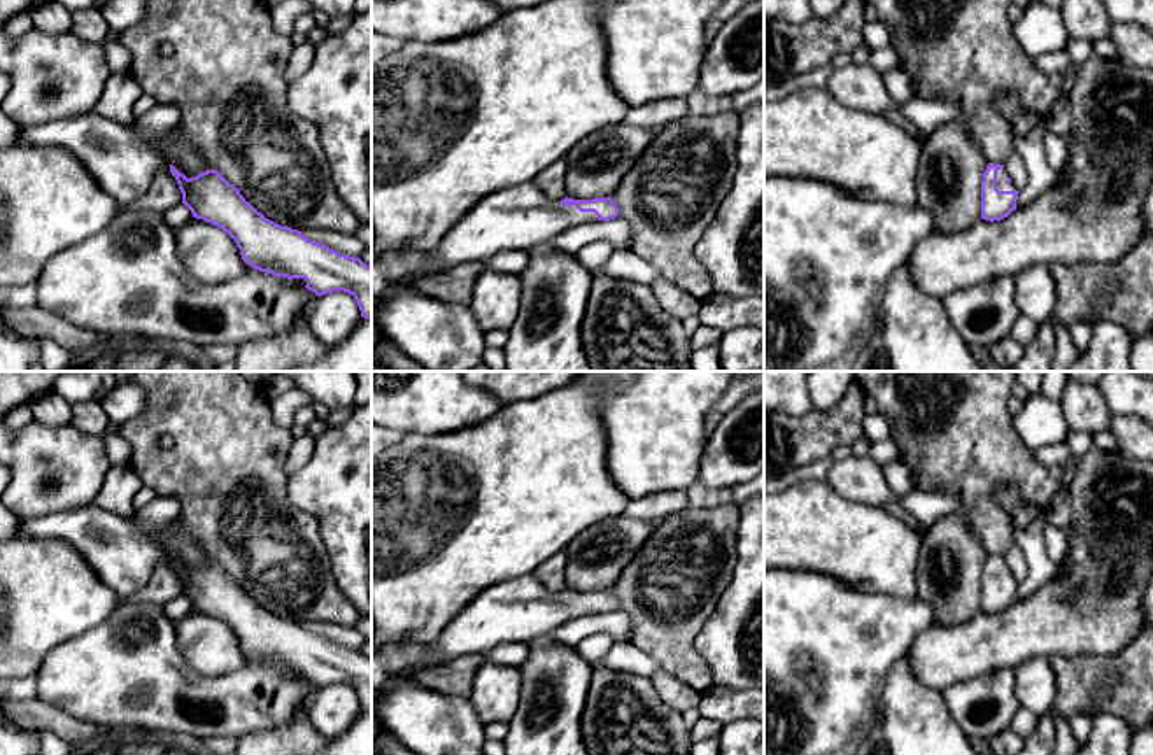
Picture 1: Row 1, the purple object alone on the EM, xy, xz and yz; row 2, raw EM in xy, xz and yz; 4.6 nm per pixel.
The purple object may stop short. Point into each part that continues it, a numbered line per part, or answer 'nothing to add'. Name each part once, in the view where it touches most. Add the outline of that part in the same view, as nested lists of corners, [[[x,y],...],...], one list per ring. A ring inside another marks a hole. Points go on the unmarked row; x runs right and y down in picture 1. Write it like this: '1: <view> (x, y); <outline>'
1: xz (517, 610); [[[534,573],[503,580],[475,596],[435,645],[405,641],[371,650],[371,695],[417,662],[487,655],[501,643],[529,643],[538,636],[550,636],[564,622],[596,613],[594,604],[550,592]]]

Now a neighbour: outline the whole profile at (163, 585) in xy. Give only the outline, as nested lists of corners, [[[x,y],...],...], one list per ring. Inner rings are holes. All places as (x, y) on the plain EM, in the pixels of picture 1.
[[[170,561],[158,564],[149,583],[137,594],[119,599],[119,604],[124,603],[152,603],[165,606],[170,601],[182,596],[182,585]]]

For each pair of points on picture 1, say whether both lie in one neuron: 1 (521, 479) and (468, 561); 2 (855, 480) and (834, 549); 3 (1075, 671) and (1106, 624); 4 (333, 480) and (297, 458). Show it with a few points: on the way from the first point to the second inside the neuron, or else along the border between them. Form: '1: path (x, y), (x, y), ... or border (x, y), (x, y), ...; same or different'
1: path (500, 500), (468, 531), (468, 540); same
2: border (826, 482), (847, 500), (882, 508); different
3: border (1125, 645), (1113, 654), (1053, 656), (1050, 659); different
4: border (316, 437), (312, 456), (290, 477); different

